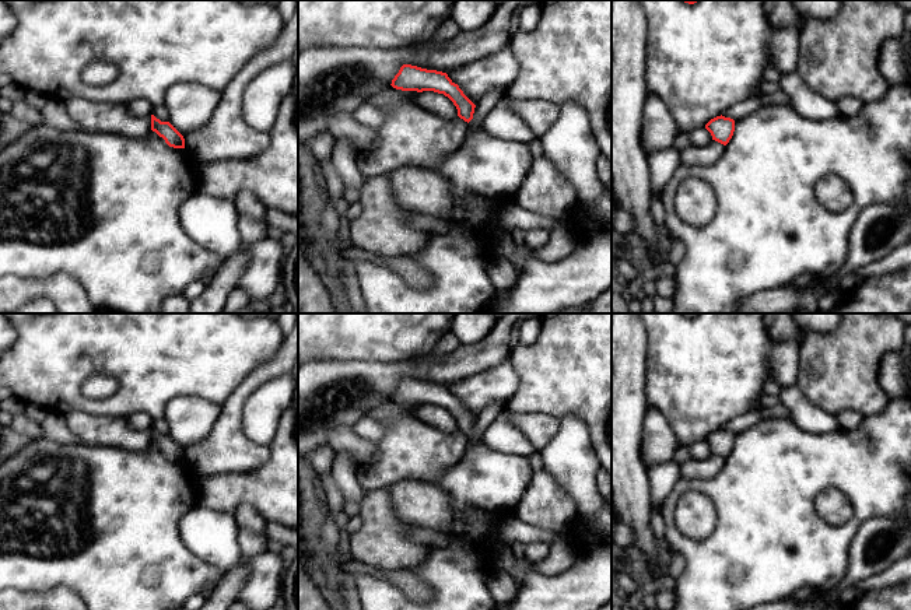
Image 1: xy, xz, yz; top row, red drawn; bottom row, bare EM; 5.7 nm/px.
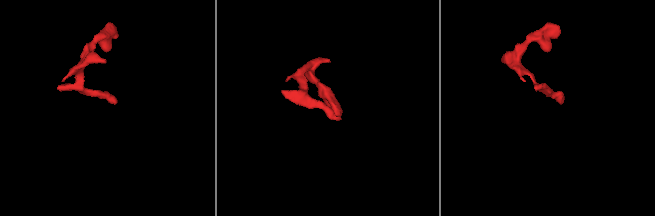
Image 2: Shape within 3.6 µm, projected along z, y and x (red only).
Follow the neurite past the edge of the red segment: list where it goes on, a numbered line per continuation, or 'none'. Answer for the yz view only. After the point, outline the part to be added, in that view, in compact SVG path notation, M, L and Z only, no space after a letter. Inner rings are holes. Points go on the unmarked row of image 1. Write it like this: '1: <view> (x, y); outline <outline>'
none

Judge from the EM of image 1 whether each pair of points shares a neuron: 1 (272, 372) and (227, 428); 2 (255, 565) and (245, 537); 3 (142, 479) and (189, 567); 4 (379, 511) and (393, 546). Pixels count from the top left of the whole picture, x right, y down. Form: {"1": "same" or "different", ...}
{"1": "same", "2": "different", "3": "same", "4": "same"}

